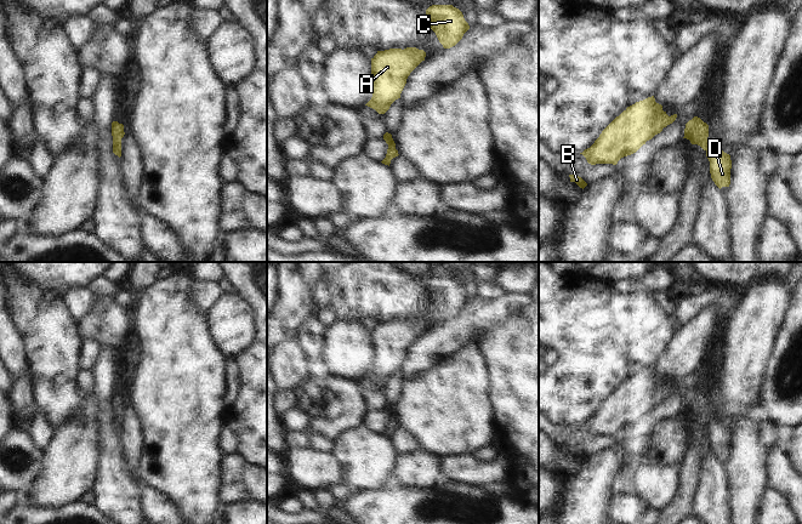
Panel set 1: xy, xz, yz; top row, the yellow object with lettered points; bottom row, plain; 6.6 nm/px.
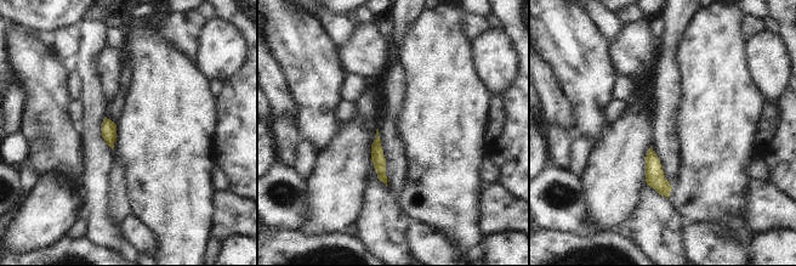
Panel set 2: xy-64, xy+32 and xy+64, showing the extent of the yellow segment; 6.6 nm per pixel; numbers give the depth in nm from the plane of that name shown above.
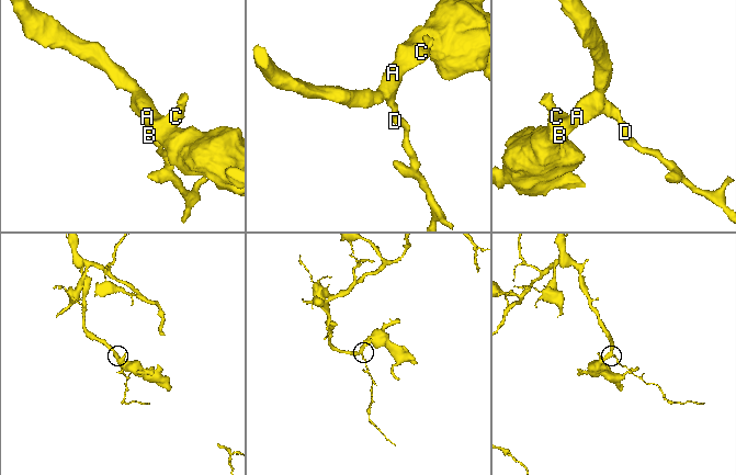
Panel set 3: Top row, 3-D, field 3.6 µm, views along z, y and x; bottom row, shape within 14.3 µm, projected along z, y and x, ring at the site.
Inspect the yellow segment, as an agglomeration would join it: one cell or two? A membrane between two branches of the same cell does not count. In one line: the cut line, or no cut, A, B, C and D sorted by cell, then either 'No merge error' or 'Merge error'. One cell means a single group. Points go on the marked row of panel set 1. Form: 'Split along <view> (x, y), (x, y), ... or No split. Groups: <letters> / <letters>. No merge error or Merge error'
No split. Groups: A B C D. No merge error

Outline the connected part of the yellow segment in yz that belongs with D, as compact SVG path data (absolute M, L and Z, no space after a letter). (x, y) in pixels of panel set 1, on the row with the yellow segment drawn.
M694 116L686 124L684 137L690 141L692 144L700 146L705 152L710 161L710 173L715 184L721 189L722 187L729 187L730 184L730 155L721 149L712 147L707 142L709 125L700 118Z

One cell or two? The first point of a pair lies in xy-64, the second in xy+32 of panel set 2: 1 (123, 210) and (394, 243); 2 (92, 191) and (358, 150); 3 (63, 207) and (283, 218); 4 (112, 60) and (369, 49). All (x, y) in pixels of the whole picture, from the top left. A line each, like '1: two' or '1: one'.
1: two
2: two
3: two
4: one

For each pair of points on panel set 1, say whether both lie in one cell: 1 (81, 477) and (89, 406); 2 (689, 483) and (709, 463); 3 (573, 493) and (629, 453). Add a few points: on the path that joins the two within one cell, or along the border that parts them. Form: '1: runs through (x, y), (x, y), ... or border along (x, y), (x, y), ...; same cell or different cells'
1: runs through (81, 460), (83, 423); same cell
2: border along (700, 443), (703, 449), (701, 467), (693, 500); different cells
3: border along (589, 455), (613, 450), (619, 470); different cells

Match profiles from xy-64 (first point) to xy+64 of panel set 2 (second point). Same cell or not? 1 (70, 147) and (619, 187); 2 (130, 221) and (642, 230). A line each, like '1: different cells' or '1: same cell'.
1: different cells
2: different cells

